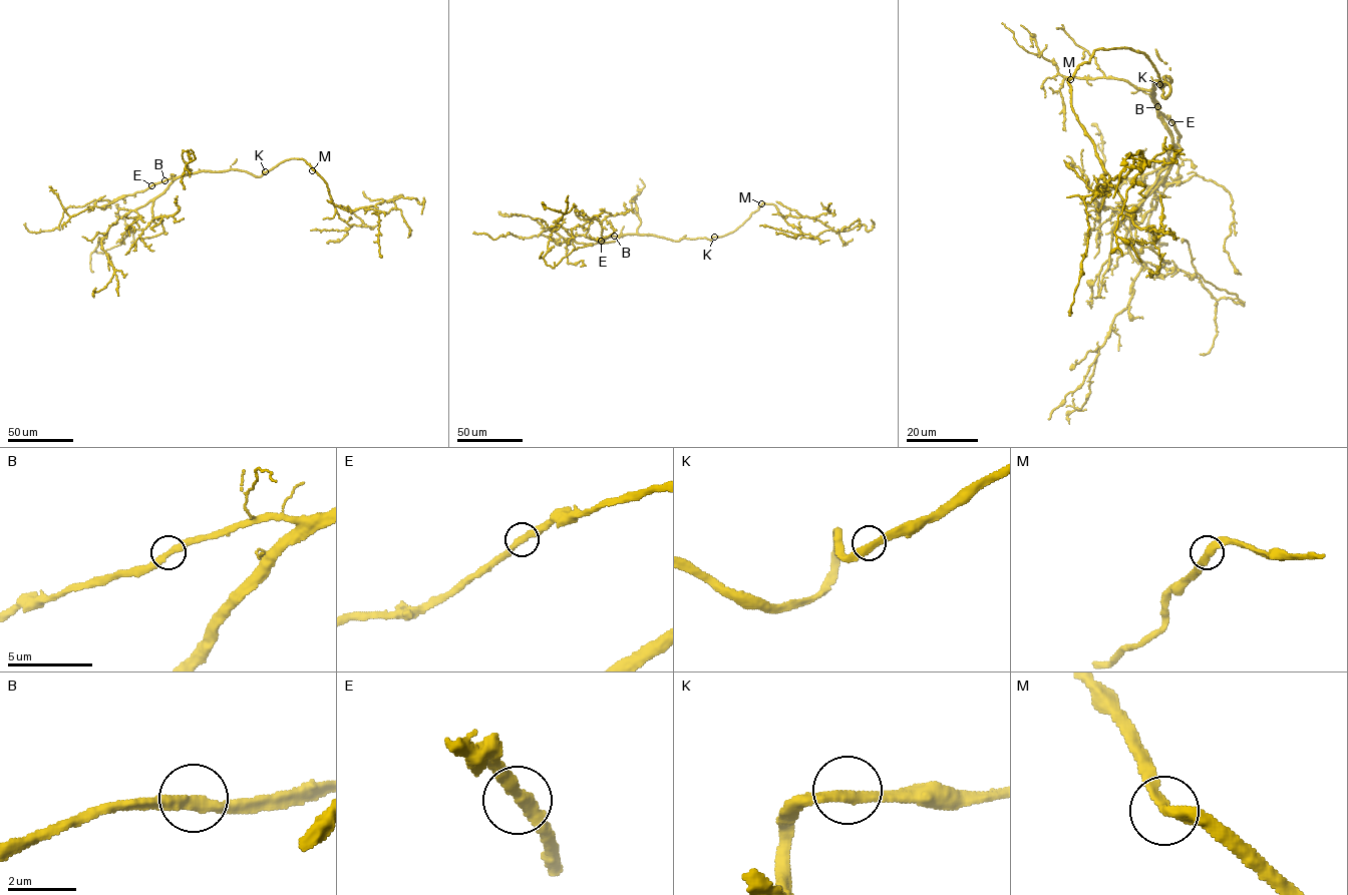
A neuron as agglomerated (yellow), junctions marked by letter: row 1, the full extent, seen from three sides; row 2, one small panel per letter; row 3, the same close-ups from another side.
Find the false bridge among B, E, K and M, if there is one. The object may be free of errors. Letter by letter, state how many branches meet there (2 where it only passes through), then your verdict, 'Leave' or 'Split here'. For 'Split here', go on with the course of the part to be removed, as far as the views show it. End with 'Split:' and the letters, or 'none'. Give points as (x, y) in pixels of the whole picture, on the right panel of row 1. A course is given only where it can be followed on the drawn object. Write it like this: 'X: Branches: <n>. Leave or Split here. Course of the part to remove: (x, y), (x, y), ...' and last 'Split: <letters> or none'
B: Branches: 2. Leave
E: Branches: 2. Leave
K: Branches: 2. Leave
M: Branches: 2. Leave
Split: none

